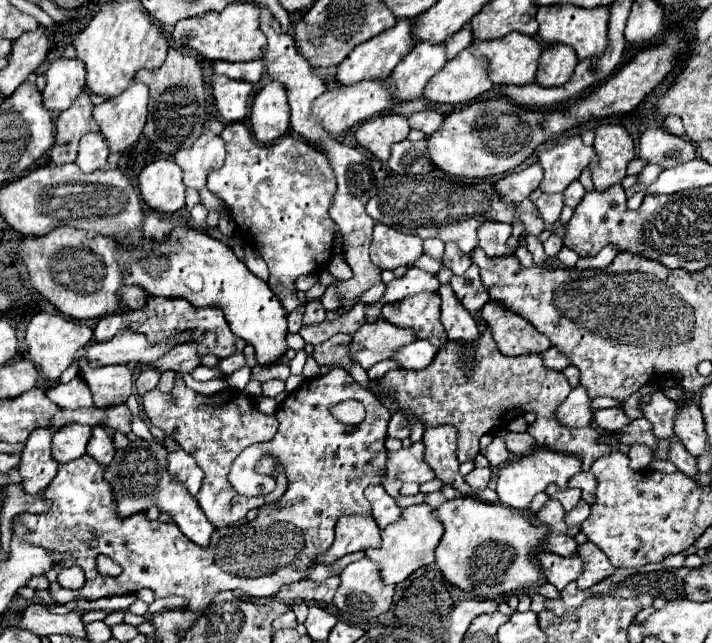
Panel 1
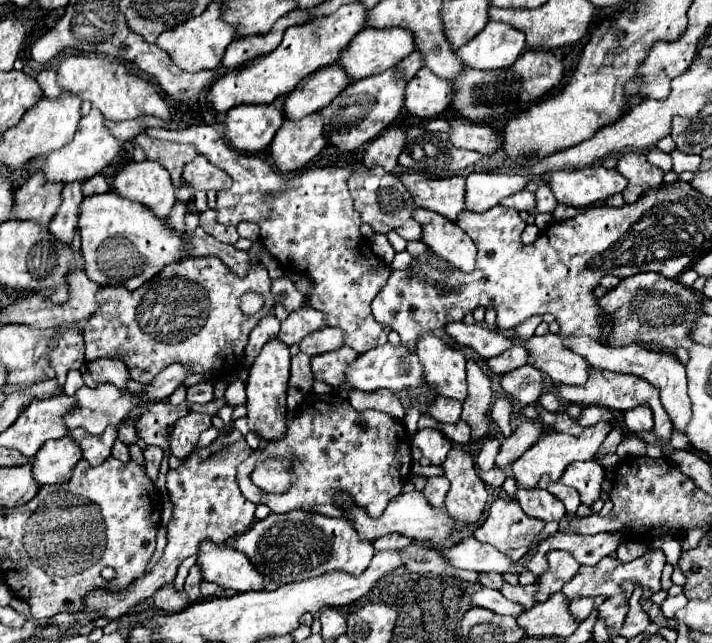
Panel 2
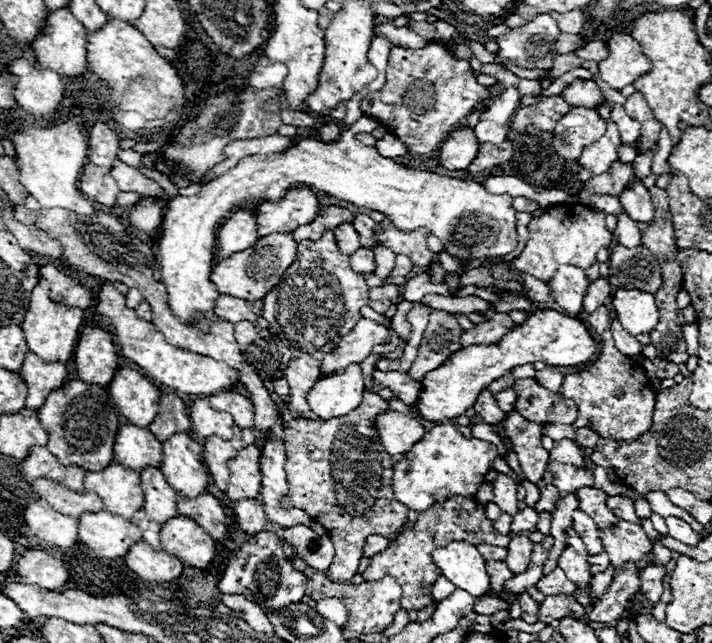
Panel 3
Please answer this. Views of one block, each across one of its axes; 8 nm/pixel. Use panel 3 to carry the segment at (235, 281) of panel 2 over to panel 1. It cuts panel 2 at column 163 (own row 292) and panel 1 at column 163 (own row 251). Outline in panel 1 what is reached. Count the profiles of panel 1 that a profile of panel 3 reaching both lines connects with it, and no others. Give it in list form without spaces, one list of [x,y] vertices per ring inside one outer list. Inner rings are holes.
[[[154,296],[148,300],[148,304],[142,310],[128,310],[128,312],[104,316],[104,318],[100,318],[98,326],[94,328],[94,338],[98,342],[108,342],[118,330],[124,330],[124,328],[130,328],[134,332],[142,332],[150,342],[162,342],[174,334],[180,334],[184,330],[192,330],[194,342],[200,344],[198,346],[200,356],[214,354],[218,358],[226,358],[226,356],[242,352],[246,346],[246,342],[230,330],[222,310],[218,310],[218,308],[194,308],[190,302],[180,300],[180,298],[158,298],[158,296]]]

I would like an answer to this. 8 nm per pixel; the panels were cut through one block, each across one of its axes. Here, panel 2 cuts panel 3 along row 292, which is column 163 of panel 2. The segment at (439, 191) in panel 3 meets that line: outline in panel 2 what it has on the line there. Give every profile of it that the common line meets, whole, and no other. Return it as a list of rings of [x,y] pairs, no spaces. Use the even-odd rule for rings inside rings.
[[[144,160],[126,164],[112,186],[118,196],[144,204],[156,218],[166,218],[176,202],[170,174],[158,162]]]

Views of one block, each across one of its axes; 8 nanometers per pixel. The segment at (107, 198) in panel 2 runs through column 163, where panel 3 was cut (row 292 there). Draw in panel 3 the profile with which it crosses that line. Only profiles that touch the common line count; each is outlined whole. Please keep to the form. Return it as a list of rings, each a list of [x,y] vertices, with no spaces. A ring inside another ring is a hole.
[[[270,234],[270,238],[260,238],[250,250],[242,250],[242,254],[232,254],[230,258],[222,260],[212,270],[212,282],[220,294],[242,300],[262,300],[294,262],[296,246],[298,242],[292,238],[292,234]]]

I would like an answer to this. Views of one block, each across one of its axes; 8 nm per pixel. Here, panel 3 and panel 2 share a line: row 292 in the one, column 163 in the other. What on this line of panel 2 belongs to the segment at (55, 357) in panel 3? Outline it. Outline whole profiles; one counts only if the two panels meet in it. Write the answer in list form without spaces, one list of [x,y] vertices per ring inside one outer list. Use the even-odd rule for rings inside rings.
[[[210,2],[200,16],[190,18],[182,26],[174,26],[172,30],[160,34],[156,44],[162,50],[166,50],[172,62],[180,66],[184,72],[200,72],[200,70],[214,70],[220,64],[224,50],[230,46],[232,40],[234,40],[234,28],[220,18],[220,4]]]

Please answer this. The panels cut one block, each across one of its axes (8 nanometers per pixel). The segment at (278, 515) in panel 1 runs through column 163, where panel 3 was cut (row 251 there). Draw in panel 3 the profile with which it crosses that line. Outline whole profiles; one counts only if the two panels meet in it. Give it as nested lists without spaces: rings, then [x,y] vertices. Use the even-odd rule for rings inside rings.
[[[560,204],[550,206],[542,216],[536,216],[528,224],[530,238],[526,242],[526,248],[518,258],[510,262],[510,270],[514,272],[526,272],[534,276],[540,282],[548,282],[556,268],[562,264],[572,264],[580,268],[590,268],[596,262],[596,254],[600,248],[610,246],[612,234],[606,228],[604,214],[598,210],[590,210],[582,204]]]

